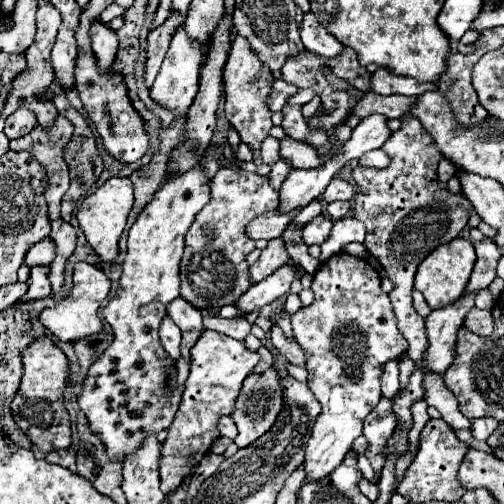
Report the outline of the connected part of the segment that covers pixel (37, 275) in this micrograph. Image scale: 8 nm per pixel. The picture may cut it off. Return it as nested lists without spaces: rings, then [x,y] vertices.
[[[36,268],[30,270],[30,278],[28,278],[28,292],[24,294],[24,298],[20,300],[20,304],[26,302],[34,302],[40,298],[48,298],[50,296],[50,286],[48,286],[48,268]]]

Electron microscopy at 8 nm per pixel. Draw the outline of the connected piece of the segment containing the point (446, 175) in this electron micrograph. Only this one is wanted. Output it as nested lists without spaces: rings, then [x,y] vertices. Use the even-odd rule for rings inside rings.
[[[442,158],[440,164],[438,164],[438,180],[440,180],[440,184],[446,186],[448,180],[450,180],[454,174],[456,174],[456,168],[454,168],[446,158]]]

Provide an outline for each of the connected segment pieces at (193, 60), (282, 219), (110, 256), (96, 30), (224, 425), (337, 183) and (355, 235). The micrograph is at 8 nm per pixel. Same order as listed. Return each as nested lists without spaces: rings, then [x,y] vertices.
[[[180,24],[172,36],[172,42],[170,42],[166,58],[162,62],[162,68],[150,88],[152,98],[170,110],[176,110],[176,116],[182,116],[184,112],[188,112],[188,108],[198,92],[198,76],[200,76],[202,62],[204,62],[204,54],[200,50],[200,42],[190,38],[184,30],[184,24]]]
[[[296,208],[292,212],[272,212],[272,214],[262,214],[258,218],[254,218],[250,224],[248,224],[248,234],[252,240],[258,240],[258,238],[264,238],[264,240],[272,240],[276,236],[280,236],[296,218],[296,214],[300,212],[302,208]]]
[[[114,176],[114,178],[106,180],[94,194],[86,196],[84,204],[80,206],[80,210],[76,214],[78,224],[80,224],[88,244],[96,250],[96,254],[104,262],[112,262],[118,256],[118,240],[124,230],[124,224],[126,224],[132,204],[134,204],[134,186],[132,186],[130,178]]]
[[[104,22],[92,24],[92,50],[100,62],[100,70],[106,70],[118,52],[118,34]]]
[[[222,416],[222,418],[218,420],[218,430],[220,430],[220,434],[226,436],[226,438],[234,438],[234,436],[236,436],[236,426],[234,426],[234,422],[232,422],[230,416]]]
[[[332,178],[332,182],[328,184],[328,188],[322,194],[322,200],[326,200],[328,204],[334,200],[352,200],[354,198],[354,188],[342,180],[342,178]]]
[[[346,216],[346,218],[338,220],[332,228],[332,234],[328,236],[328,244],[322,246],[320,260],[326,262],[334,254],[338,254],[342,250],[342,246],[348,242],[364,242],[364,234],[366,234],[364,224],[360,220],[356,220],[354,216]]]

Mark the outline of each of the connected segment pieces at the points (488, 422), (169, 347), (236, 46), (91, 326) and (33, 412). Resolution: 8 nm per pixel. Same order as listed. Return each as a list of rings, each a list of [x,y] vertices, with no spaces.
[[[494,418],[474,420],[474,422],[472,422],[472,436],[474,436],[476,440],[480,440],[480,442],[486,442],[488,436],[492,434],[492,430],[496,430],[496,426],[498,426],[498,422],[496,422]]]
[[[164,318],[160,326],[160,340],[164,350],[170,354],[174,362],[180,360],[180,338],[182,338],[180,328],[172,322],[172,318]]]
[[[234,34],[232,50],[230,50],[230,56],[224,66],[224,92],[226,92],[224,110],[226,110],[226,118],[230,120],[230,124],[238,130],[242,142],[250,144],[250,148],[254,152],[254,164],[258,166],[256,174],[260,174],[260,176],[270,174],[270,166],[260,156],[260,144],[272,128],[272,120],[270,120],[272,110],[266,104],[266,98],[272,92],[272,84],[274,84],[272,70],[258,58],[258,54],[250,48],[250,42],[244,36]]]
[[[78,262],[74,266],[72,280],[74,280],[72,292],[62,302],[58,302],[54,308],[46,308],[40,314],[40,322],[62,342],[80,340],[80,338],[86,338],[90,334],[98,334],[98,332],[104,330],[104,324],[98,318],[98,310],[100,310],[102,302],[106,300],[106,296],[110,292],[108,276],[100,268],[96,268],[96,266],[88,264],[88,262]]]
[[[42,336],[22,350],[22,364],[24,364],[22,384],[10,404],[16,424],[20,426],[20,430],[24,430],[24,434],[28,434],[32,444],[36,444],[38,450],[44,454],[58,448],[68,448],[70,416],[68,410],[64,408],[64,390],[68,386],[70,360],[48,336]]]

